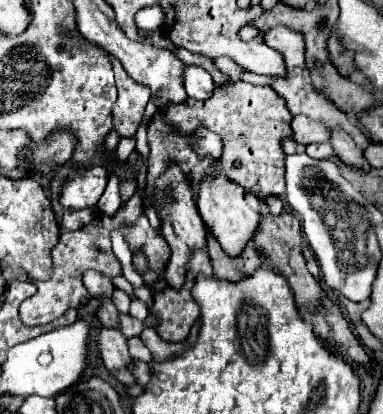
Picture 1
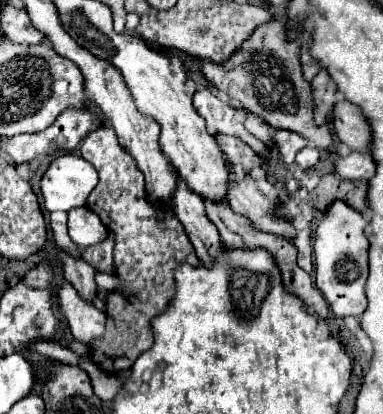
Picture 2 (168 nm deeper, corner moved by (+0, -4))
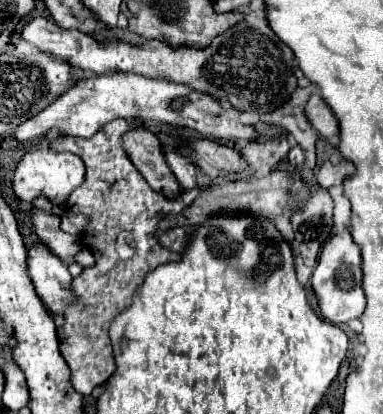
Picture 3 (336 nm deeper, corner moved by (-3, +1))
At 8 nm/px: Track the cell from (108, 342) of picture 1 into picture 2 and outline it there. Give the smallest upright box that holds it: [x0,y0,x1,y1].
[56,281,106,345]

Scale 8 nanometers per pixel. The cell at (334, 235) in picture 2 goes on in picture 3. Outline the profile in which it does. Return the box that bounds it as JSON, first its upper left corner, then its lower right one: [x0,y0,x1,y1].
[311,228,365,324]

